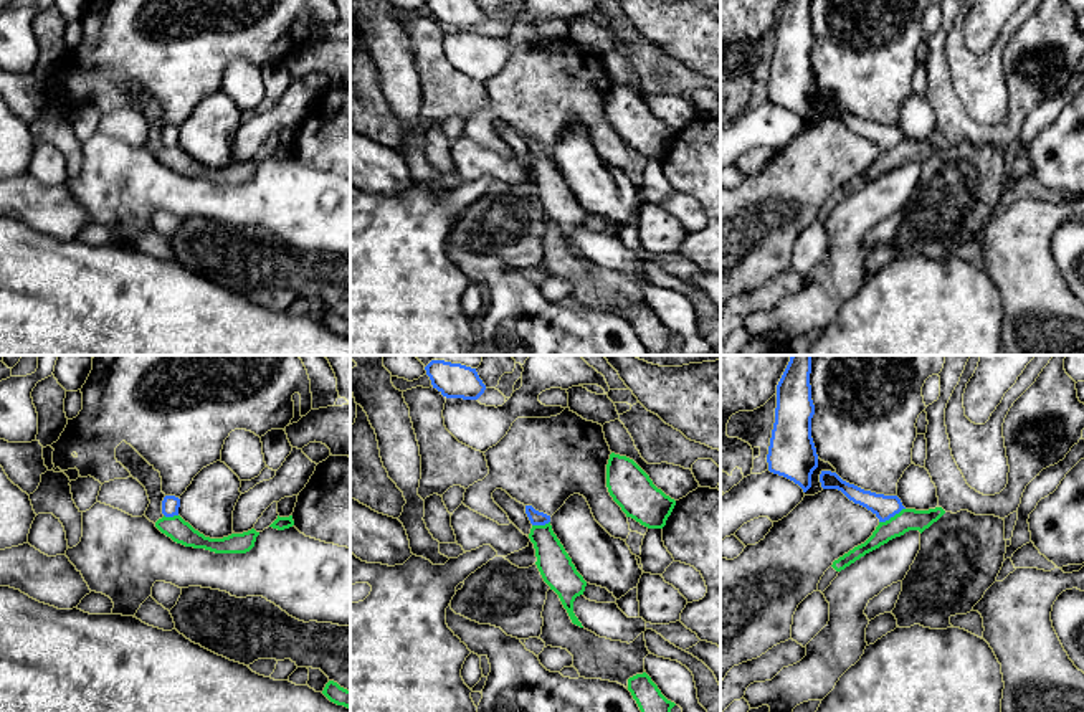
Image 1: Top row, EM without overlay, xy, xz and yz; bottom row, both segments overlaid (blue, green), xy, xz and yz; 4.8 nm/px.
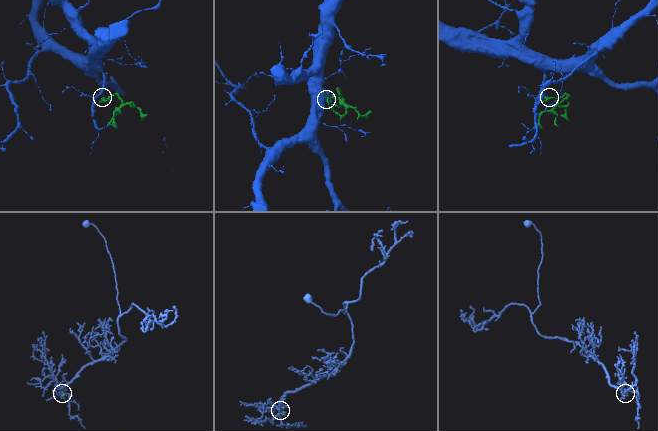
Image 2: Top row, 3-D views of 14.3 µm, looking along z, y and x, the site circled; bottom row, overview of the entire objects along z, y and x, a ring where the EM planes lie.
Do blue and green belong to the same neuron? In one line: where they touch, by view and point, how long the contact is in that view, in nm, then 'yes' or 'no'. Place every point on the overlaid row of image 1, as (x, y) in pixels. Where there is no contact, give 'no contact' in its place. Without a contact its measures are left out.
yz (891, 516) | 150 nm | no

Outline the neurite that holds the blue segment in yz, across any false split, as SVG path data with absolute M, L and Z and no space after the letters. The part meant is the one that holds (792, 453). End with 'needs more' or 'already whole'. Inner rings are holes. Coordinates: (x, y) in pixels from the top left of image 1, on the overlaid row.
M792 355L777 385L775 423L767 463L768 471L798 484L803 492L811 487L818 454L811 438L811 355Z; already whole

